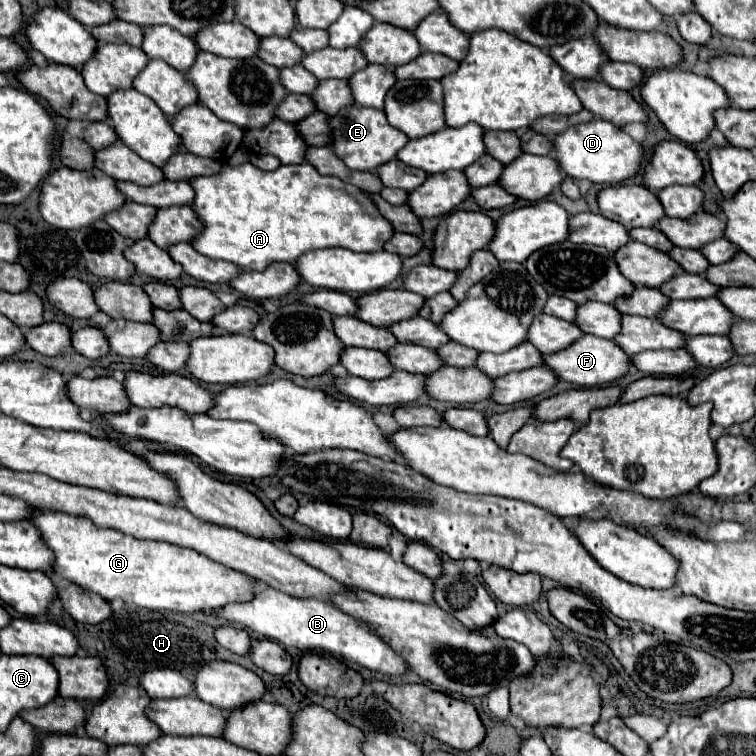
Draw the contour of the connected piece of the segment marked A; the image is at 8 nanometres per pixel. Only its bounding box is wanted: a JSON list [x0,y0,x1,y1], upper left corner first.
[188,162,394,270]

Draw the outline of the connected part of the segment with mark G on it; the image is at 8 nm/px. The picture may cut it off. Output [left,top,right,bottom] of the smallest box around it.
[32,510,254,612]

